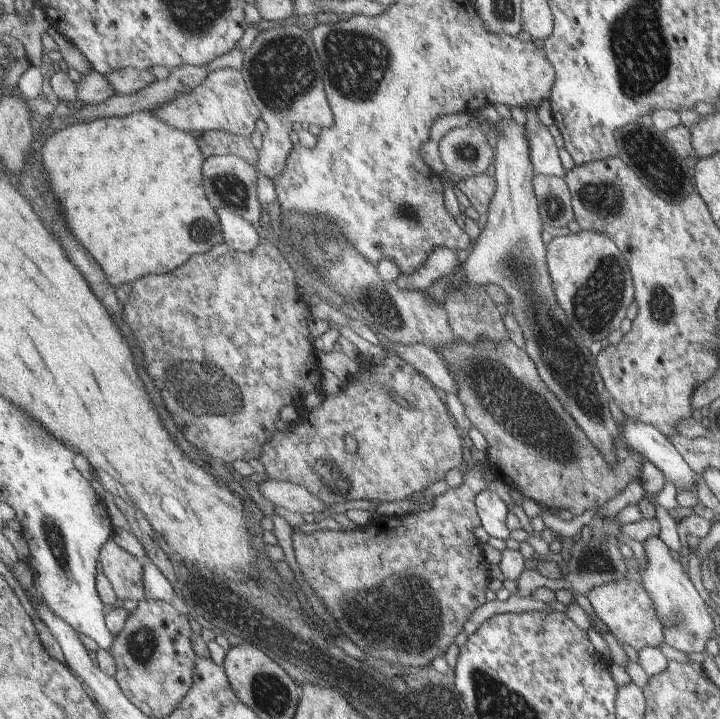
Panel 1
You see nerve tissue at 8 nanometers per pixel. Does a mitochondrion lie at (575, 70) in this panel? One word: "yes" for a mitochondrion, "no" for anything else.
no

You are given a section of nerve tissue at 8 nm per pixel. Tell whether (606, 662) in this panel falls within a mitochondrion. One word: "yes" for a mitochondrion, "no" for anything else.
no

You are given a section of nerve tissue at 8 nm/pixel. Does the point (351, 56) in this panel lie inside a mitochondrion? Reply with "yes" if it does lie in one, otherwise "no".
yes

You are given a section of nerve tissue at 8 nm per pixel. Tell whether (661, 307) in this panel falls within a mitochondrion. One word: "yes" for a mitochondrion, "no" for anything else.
yes

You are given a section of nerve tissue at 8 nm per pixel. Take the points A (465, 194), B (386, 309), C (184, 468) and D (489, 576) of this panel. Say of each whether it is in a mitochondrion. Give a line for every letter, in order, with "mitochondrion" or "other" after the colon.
A: other
B: mitochondrion
C: other
D: other

